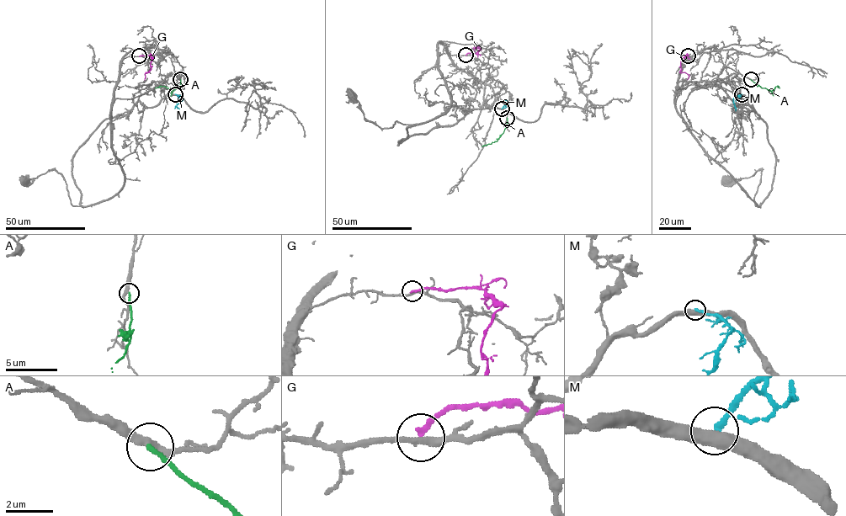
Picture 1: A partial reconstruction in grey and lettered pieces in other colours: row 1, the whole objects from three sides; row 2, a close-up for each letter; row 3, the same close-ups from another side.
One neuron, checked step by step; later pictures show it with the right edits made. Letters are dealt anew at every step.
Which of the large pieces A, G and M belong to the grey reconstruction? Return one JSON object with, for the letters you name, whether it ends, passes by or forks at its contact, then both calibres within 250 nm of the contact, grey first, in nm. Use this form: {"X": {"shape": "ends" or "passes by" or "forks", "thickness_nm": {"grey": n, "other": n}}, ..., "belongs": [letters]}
{"A": {"shape": "ends", "thickness_nm": {"grey": 320, "other": 200}}, "belongs": ["A"]}

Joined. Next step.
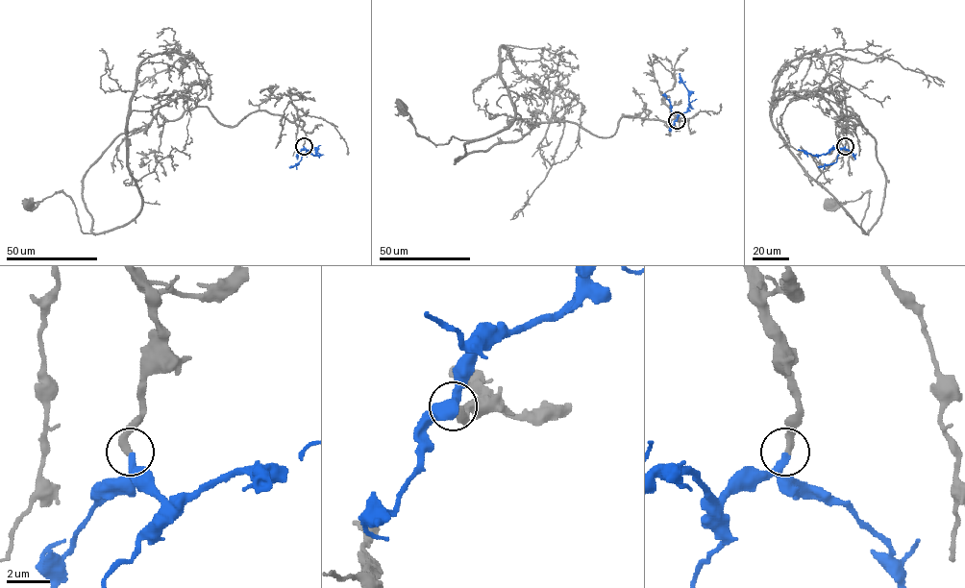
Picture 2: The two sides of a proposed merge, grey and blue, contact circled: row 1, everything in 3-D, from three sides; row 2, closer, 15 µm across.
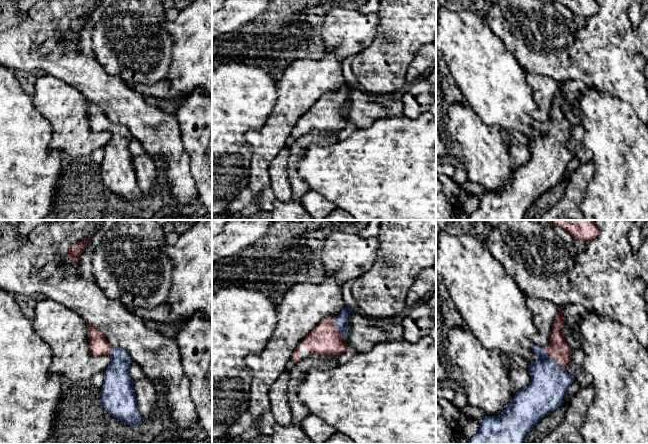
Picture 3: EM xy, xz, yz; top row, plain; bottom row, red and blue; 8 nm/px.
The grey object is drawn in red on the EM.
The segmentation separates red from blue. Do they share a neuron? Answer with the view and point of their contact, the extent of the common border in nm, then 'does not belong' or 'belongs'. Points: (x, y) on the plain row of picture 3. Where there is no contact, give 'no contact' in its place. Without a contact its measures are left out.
meets red in yz at (553, 134); contact 240 nm long; belongs

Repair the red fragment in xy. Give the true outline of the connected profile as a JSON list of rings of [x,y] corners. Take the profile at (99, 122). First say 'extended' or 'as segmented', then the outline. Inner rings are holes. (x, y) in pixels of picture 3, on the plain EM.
extended; [[[89,102],[90,129],[93,132],[110,131],[111,138],[104,147],[100,176],[103,184],[114,194],[129,202],[139,202],[143,193],[137,182],[129,143],[133,138],[124,125],[113,124],[97,104]]]

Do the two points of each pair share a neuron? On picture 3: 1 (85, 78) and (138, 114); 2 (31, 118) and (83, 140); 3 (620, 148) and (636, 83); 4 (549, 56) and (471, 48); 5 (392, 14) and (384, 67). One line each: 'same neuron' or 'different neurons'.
1: same neuron
2: different neurons
3: different neurons
4: different neurons
5: same neuron

